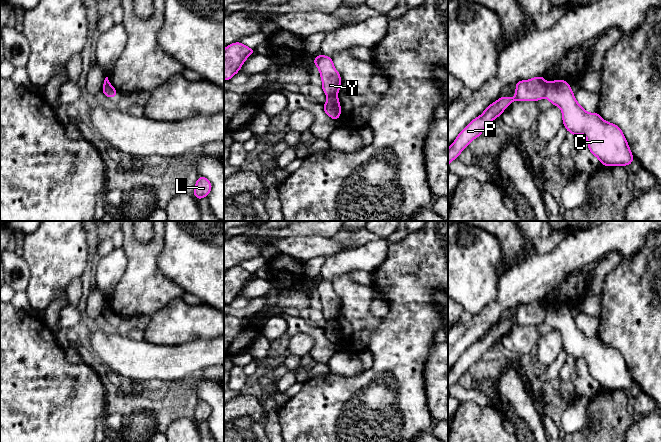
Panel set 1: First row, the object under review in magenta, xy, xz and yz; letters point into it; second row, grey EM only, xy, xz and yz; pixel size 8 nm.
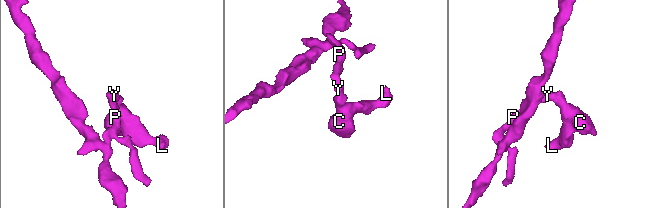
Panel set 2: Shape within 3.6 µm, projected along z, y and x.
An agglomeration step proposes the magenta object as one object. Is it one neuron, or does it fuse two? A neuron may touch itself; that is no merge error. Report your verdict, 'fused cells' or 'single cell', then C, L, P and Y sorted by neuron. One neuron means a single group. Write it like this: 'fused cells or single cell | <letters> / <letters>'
fused cells | C L / P Y

